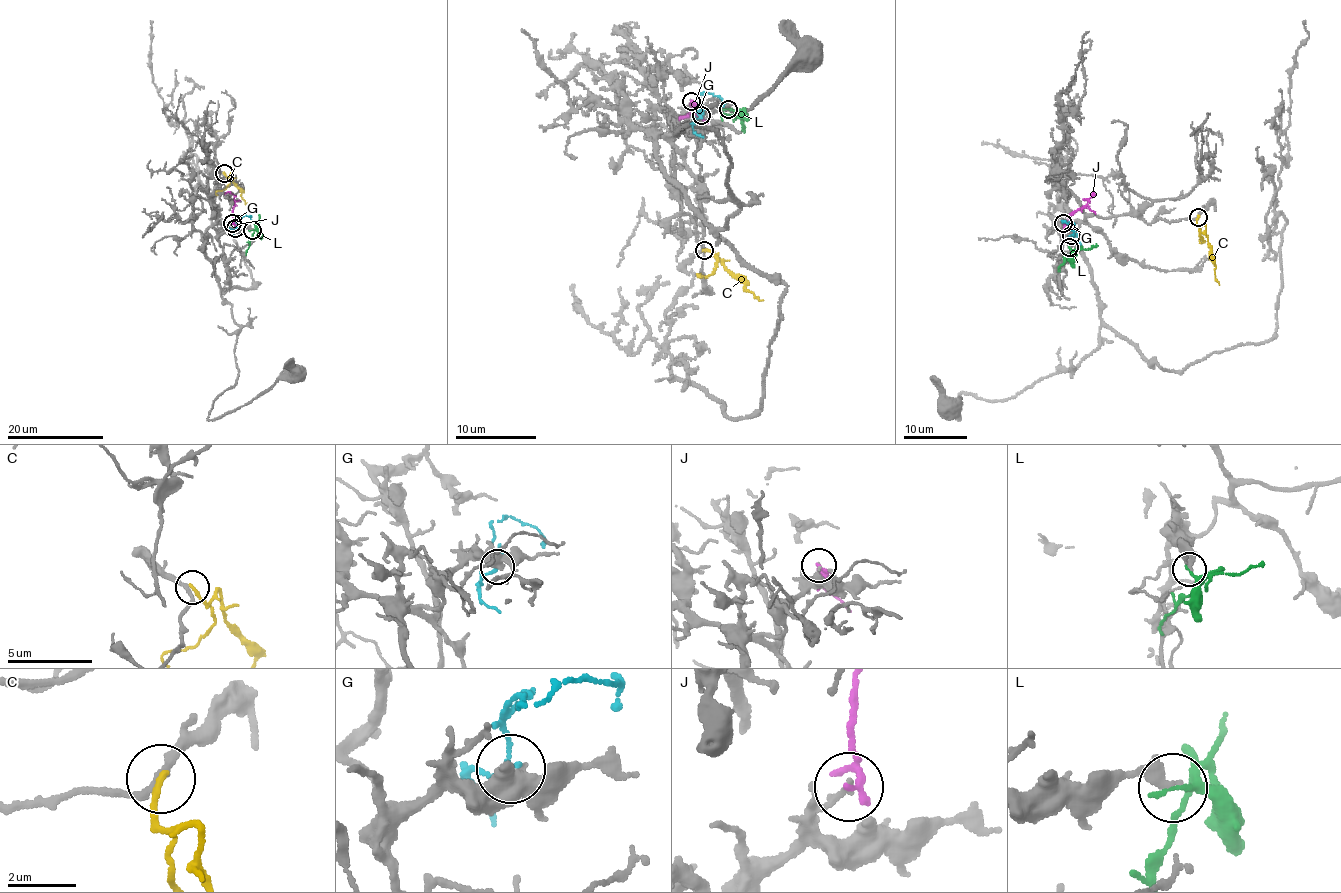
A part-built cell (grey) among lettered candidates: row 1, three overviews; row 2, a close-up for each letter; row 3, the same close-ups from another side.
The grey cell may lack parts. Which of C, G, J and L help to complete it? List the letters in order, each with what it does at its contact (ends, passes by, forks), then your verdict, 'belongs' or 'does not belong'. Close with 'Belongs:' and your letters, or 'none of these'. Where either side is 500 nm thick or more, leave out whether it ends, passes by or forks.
C: it ends there; belongs
G: it passes by; does not belong
J: it passes by; does not belong
L: it passes by; does not belong
Belongs: C

